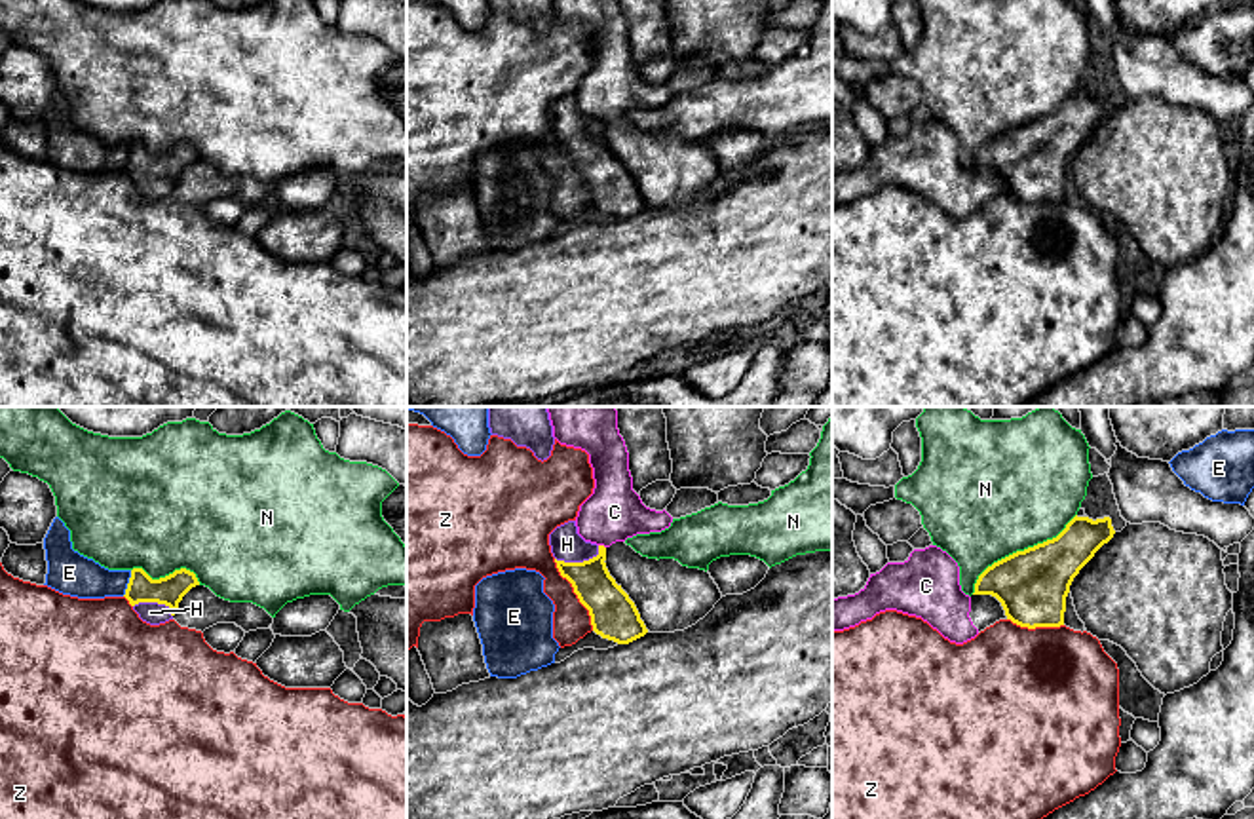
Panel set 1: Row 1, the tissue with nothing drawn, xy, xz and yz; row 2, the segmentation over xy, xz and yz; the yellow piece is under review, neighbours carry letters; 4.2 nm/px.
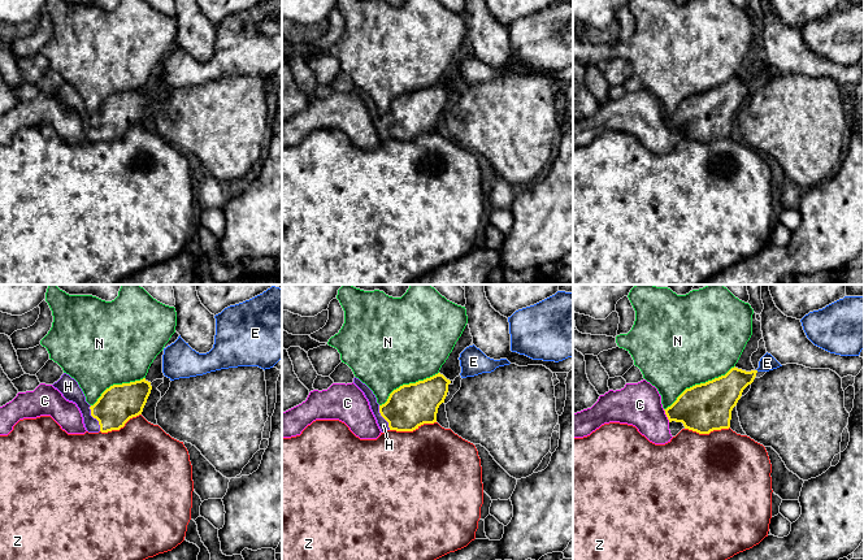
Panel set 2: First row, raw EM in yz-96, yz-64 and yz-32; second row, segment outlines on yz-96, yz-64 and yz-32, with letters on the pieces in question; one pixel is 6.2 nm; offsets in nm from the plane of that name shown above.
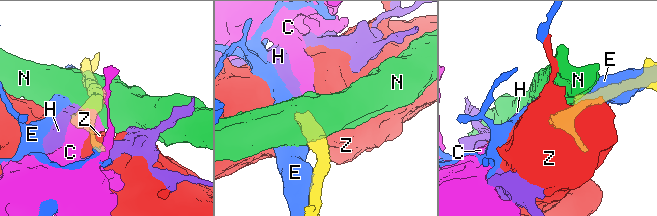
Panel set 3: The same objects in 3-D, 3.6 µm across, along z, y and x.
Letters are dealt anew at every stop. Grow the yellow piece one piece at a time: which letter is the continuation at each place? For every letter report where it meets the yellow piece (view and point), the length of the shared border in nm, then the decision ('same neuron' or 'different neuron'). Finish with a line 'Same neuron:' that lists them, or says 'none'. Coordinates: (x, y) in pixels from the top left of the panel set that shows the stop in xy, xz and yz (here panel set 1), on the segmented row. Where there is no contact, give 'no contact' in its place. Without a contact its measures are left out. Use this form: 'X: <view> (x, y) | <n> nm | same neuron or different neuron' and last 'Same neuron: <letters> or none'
C: xz (603, 546) | 40 nm | different neuron
E: xy (128, 584) | 120 nm | different neuron
H: xz (580, 563) | 200 nm | same neuron
N: yz (1019, 552) | 550 nm | different neuron
Z: xz (576, 593) | 340 nm | different neuron
Same neuron: H

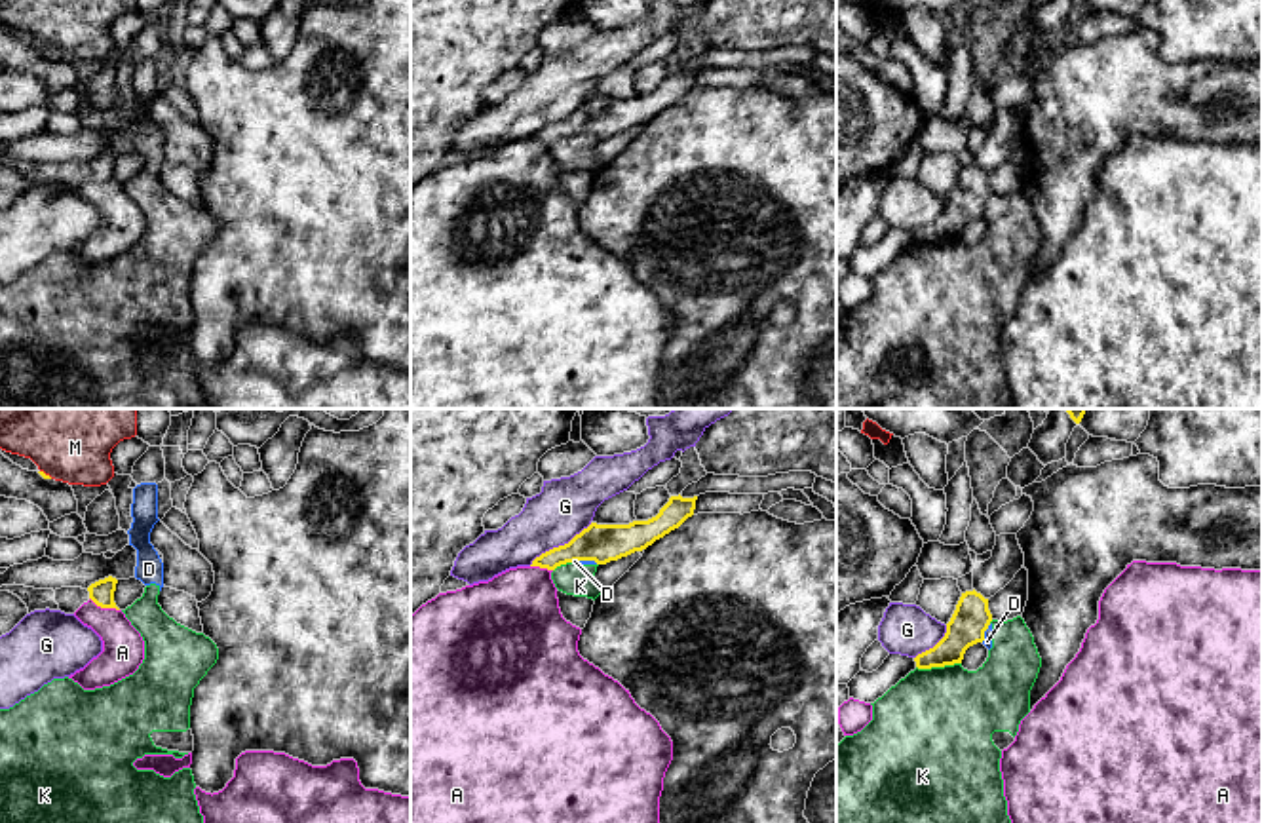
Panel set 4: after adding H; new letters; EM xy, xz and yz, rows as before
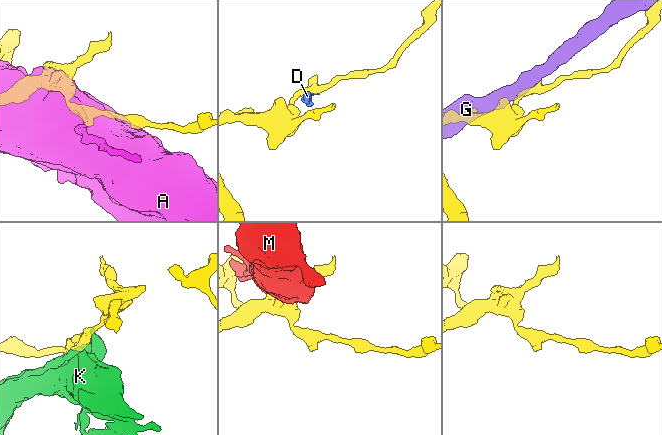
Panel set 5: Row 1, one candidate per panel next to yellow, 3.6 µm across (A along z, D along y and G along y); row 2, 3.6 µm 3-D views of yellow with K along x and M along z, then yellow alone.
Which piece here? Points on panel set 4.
A: xy (105, 607) | 140 nm | different neuron
D: xz (586, 559) | 110 nm | different neuron
G: xz (559, 546) | 320 nm | different neuron
K: yz (937, 666) | 190 nm | different neuron
M: xy (44, 474) | 70 nm | different neuron
Same neuron: none

